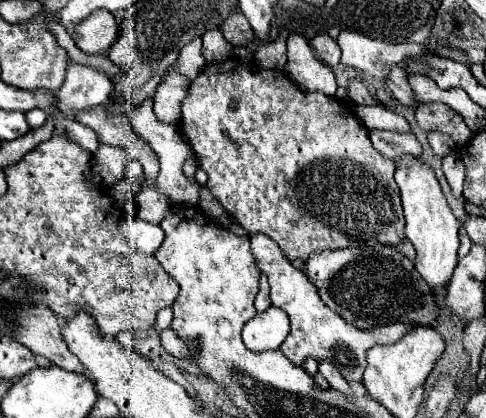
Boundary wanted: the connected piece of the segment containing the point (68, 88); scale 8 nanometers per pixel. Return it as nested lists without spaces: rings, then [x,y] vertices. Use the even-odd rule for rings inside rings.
[[[70,64],[62,88],[56,90],[58,106],[68,120],[78,120],[82,110],[90,110],[108,102],[112,82],[106,74],[88,66]]]

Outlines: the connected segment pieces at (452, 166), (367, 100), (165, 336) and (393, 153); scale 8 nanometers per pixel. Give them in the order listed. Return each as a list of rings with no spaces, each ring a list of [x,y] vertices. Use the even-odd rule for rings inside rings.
[[[450,152],[442,160],[442,164],[444,164],[444,174],[448,178],[448,184],[450,184],[452,192],[454,192],[454,196],[462,198],[464,180],[466,180],[466,166],[462,164],[462,160],[460,160],[460,156],[456,152]]]
[[[352,80],[350,86],[348,86],[348,96],[360,104],[360,106],[370,106],[374,104],[374,98],[370,96],[370,92],[366,90],[366,86],[360,82],[360,80]]]
[[[168,328],[168,330],[160,330],[160,342],[162,342],[164,350],[166,350],[168,354],[176,356],[176,358],[184,358],[184,356],[186,356],[186,352],[188,352],[186,344],[184,344],[184,342],[180,342],[180,340],[178,340],[178,336],[176,336],[170,328]]]
[[[372,130],[370,140],[372,140],[374,148],[390,160],[398,160],[406,154],[414,156],[414,158],[422,156],[422,146],[414,134],[396,134],[396,132],[386,132],[386,130]]]

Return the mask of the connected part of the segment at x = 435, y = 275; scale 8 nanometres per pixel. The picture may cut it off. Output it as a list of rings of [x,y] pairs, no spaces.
[[[400,160],[400,166],[396,166],[396,184],[400,188],[404,216],[406,216],[406,238],[416,248],[414,266],[418,274],[426,280],[426,284],[432,288],[432,292],[438,292],[438,288],[448,286],[454,268],[458,264],[460,224],[452,214],[452,210],[448,208],[434,172],[420,160]]]

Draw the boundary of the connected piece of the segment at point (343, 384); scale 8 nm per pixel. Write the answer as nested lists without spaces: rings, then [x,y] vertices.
[[[324,362],[324,364],[320,364],[320,366],[318,366],[318,370],[320,370],[320,374],[328,380],[330,388],[334,388],[334,390],[338,390],[338,392],[342,392],[344,396],[352,396],[352,390],[350,390],[348,382],[340,376],[340,372],[334,368],[334,364]]]

